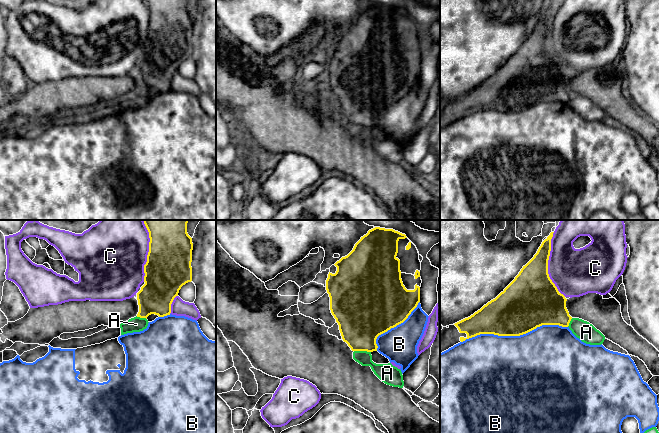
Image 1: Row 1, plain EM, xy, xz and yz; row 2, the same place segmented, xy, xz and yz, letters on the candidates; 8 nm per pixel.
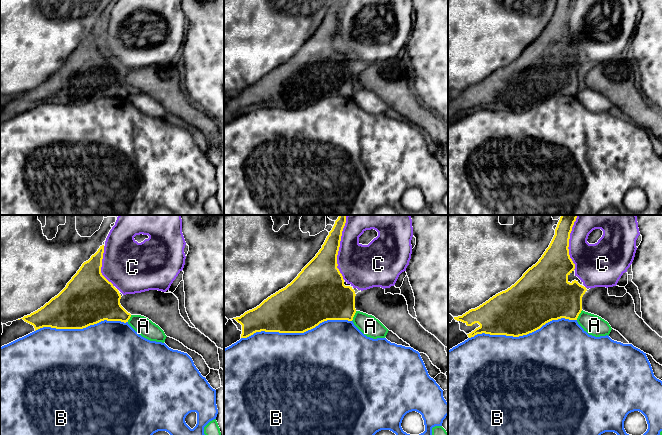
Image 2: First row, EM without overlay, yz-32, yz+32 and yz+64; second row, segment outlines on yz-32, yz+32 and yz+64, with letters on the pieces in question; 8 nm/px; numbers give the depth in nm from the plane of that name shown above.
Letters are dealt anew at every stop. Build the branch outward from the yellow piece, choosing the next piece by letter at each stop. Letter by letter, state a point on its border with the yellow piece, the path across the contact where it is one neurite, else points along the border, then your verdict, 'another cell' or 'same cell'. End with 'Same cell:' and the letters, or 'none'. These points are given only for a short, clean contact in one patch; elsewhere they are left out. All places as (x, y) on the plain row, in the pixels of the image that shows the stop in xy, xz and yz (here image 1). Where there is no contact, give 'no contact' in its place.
A: xz (362, 126) | along xz (354, 126), (370, 128) | another cell
B: yz (514, 111) | another cell
C: yz (547, 41) | another cell
Same cell: none

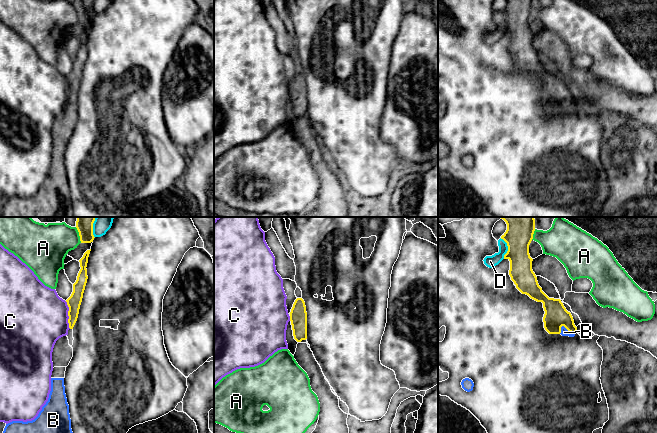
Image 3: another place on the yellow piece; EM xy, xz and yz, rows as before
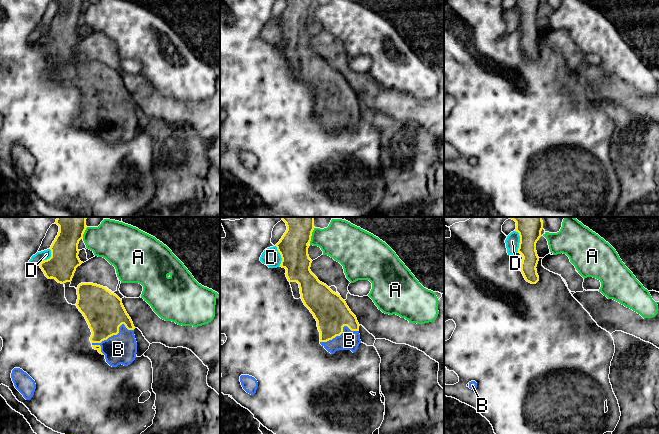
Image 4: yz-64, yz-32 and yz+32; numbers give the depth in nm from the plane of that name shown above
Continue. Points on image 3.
A: xy (79, 11) | another cell
B: yz (567, 105) | across yz (556, 91), (567, 105), (564, 108) | same cell
C: xy (68, 91) | another cell
D: yz (508, 24) | another cell
Same cell: B

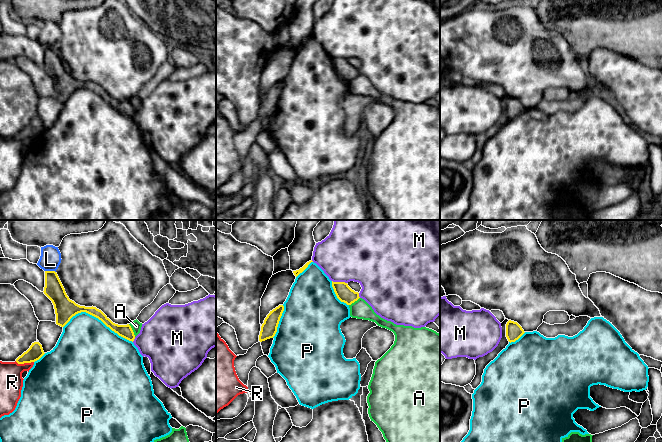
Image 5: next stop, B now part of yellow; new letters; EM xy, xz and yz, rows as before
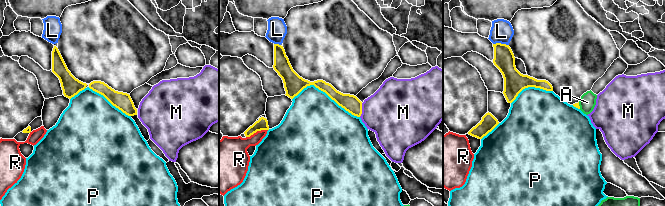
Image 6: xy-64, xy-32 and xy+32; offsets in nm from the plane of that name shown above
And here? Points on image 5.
A: xy (132, 106) | another cell
L: xy (50, 47) | another cell
M: xz (339, 58) | another cell
P: xy (98, 94) | another cell
R: xy (24, 138) | along xy (15, 137), (18, 139), (33, 138) | another cell
Same cell: none

